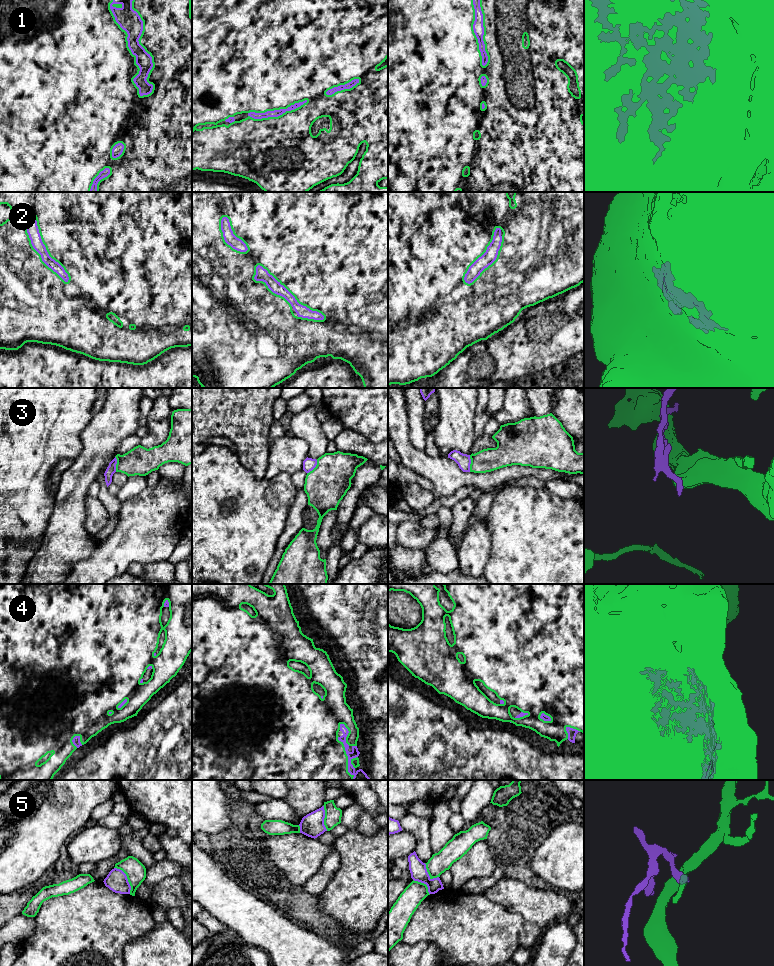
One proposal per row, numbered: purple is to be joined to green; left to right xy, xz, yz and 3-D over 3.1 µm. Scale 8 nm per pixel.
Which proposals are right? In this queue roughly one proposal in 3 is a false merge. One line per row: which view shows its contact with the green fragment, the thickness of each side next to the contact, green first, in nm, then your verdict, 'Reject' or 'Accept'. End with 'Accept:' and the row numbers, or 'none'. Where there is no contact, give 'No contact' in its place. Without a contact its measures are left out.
1: Touches green in xy. Thickness 500 nm (green) against 170 nm. Accept
2: Touches green in xz. Thickness 500 nm (green) against 100 nm. Accept
3: Touches green in yz. Thickness 190 nm (green) against 110 nm. Reject
4: Touches green in xz. Thickness 500 nm (green) against 120 nm. Accept
5: Touches green in xy. Thickness 160 nm (green) against 170 nm. Reject
Accept: 1, 2, 4

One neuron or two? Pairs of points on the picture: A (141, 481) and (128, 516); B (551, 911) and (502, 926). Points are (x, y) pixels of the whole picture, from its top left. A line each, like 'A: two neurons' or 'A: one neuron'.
A: two neurons
B: two neurons

